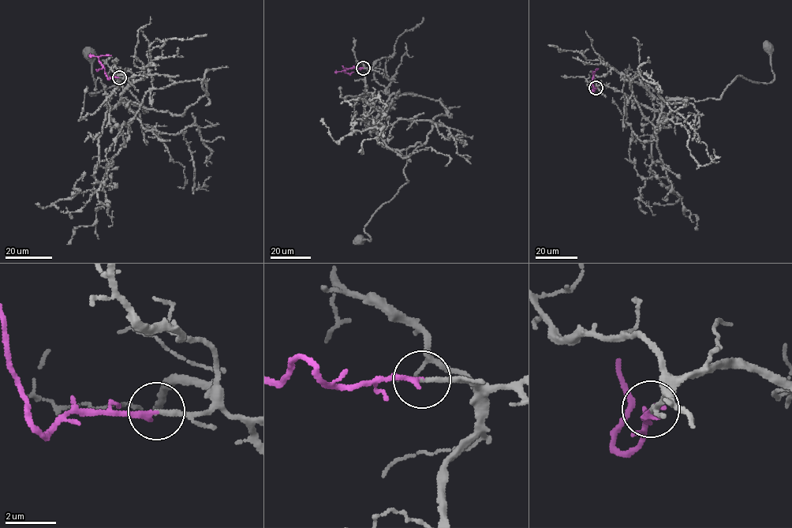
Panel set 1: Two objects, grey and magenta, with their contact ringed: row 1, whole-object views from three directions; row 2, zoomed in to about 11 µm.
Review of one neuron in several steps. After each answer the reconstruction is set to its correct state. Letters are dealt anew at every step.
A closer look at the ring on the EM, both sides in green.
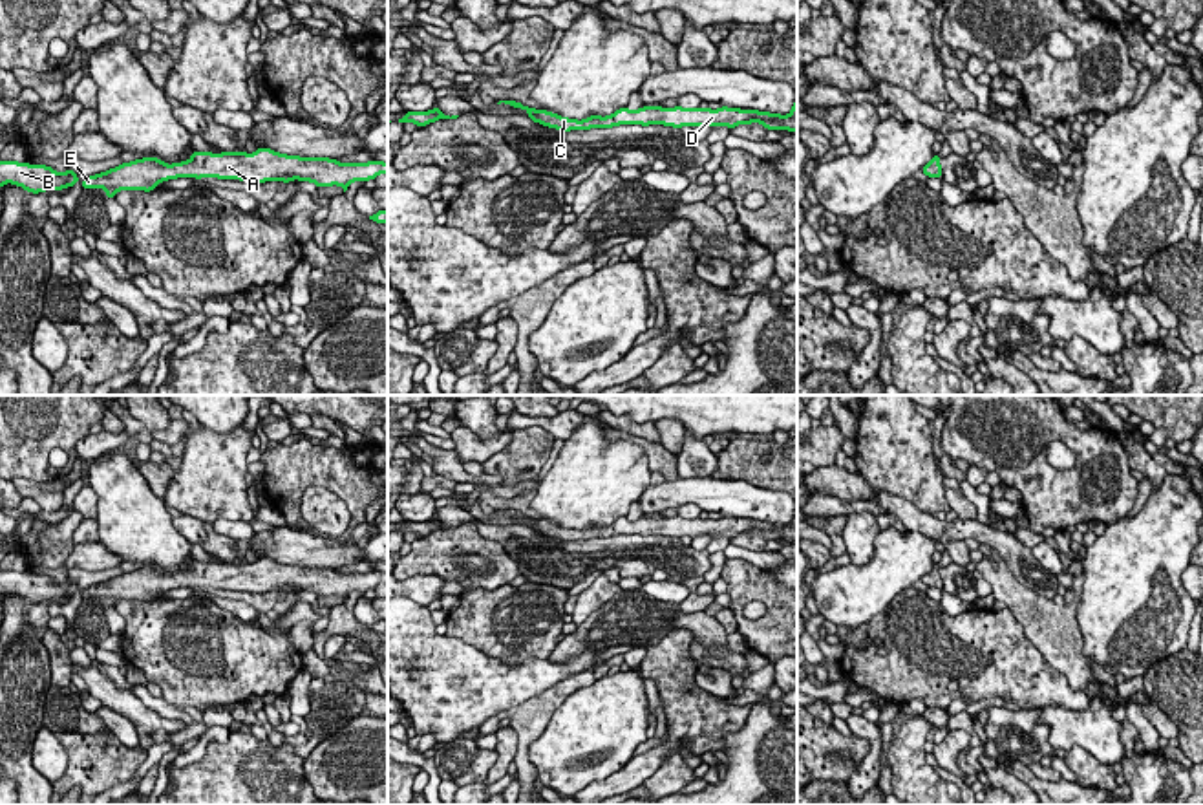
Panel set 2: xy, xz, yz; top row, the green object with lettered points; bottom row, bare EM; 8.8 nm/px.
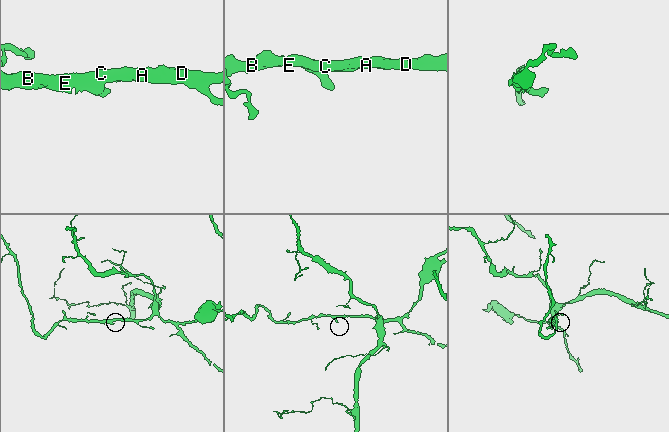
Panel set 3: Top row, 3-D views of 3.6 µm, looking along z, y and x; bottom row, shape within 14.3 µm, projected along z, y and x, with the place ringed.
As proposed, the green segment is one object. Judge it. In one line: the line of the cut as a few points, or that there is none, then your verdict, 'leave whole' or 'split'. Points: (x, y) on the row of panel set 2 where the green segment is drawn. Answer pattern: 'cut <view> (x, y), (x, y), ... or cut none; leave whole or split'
cut none; leave whole

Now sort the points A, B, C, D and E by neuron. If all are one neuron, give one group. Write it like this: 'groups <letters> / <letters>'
groups A B C D E

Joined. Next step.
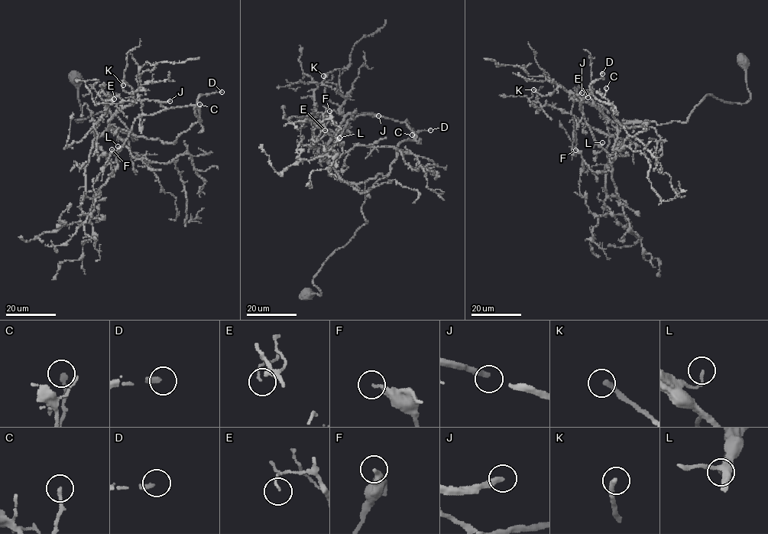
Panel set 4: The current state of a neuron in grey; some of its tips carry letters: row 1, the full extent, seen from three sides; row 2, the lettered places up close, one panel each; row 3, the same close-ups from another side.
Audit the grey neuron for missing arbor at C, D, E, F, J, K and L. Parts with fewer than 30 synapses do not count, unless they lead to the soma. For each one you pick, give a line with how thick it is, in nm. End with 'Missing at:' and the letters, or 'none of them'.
D: calibre 240 nm
J: calibre 300 nm
Missing at: D, J

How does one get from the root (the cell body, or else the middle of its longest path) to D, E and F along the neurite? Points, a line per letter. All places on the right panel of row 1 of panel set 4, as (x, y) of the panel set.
D: (741, 60), (745, 103), (708, 94), (684, 122), (643, 127), (623, 127), (594, 97), (589, 86), (602, 73)
E: (741, 60), (750, 99), (741, 104), (707, 95), (684, 122), (614, 123), (588, 97)
F: (741, 60), (745, 103), (708, 94), (684, 122), (609, 138), (617, 196), (610, 171), (575, 150)

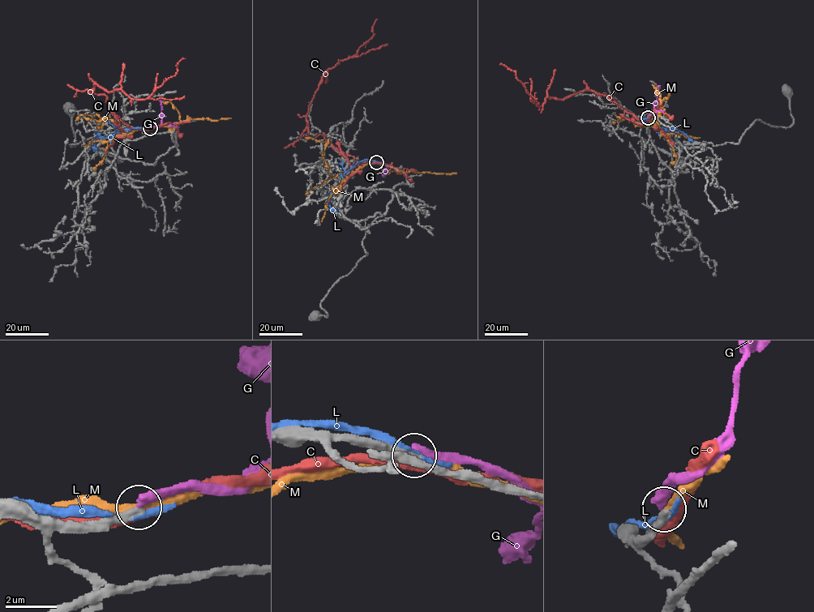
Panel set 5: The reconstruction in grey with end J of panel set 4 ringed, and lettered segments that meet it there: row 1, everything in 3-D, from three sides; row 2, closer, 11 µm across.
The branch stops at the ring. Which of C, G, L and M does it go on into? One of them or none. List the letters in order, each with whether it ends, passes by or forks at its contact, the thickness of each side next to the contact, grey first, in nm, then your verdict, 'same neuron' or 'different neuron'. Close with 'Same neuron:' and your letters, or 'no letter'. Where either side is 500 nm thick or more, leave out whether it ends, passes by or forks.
C: it passes by; calibres 380 and 320 nm; different neuron
G: it ends; calibres 320 and 360 nm; different neuron
L: it passes by; calibres 440 and 280 nm; different neuron
M: it passes by; calibres 360 and 320 nm; different neuron
Same neuron: no letter

